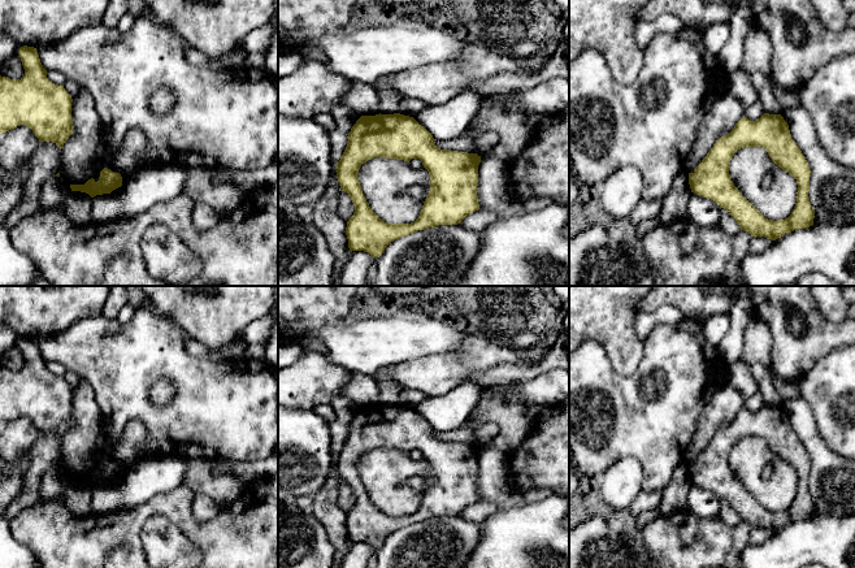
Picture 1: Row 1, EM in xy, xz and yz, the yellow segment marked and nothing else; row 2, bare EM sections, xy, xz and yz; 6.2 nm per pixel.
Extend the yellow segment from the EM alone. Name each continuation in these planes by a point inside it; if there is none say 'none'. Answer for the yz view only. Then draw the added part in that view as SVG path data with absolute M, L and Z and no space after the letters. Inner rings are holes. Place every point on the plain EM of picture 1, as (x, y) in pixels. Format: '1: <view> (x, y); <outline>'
none

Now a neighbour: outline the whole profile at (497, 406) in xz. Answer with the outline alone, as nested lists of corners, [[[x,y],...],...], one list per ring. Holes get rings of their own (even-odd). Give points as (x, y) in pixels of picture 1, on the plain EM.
[[[512,385],[485,387],[479,403],[469,416],[474,428],[487,422],[495,422],[499,426],[498,435],[481,448],[491,447],[508,456],[517,450],[533,426],[528,419],[531,404],[515,400],[511,396]]]

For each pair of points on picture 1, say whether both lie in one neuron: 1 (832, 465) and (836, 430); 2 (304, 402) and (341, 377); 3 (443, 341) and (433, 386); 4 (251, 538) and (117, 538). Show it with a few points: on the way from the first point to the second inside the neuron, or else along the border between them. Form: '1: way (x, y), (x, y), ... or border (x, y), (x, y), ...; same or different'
1: border (816, 426), (823, 442), (841, 456); different
2: way (313, 393), (326, 380), (331, 378); same
3: border (465, 338), (451, 354), (428, 354), (409, 360); different
4: way (217, 538), (196, 533), (173, 510), (151, 510); same

